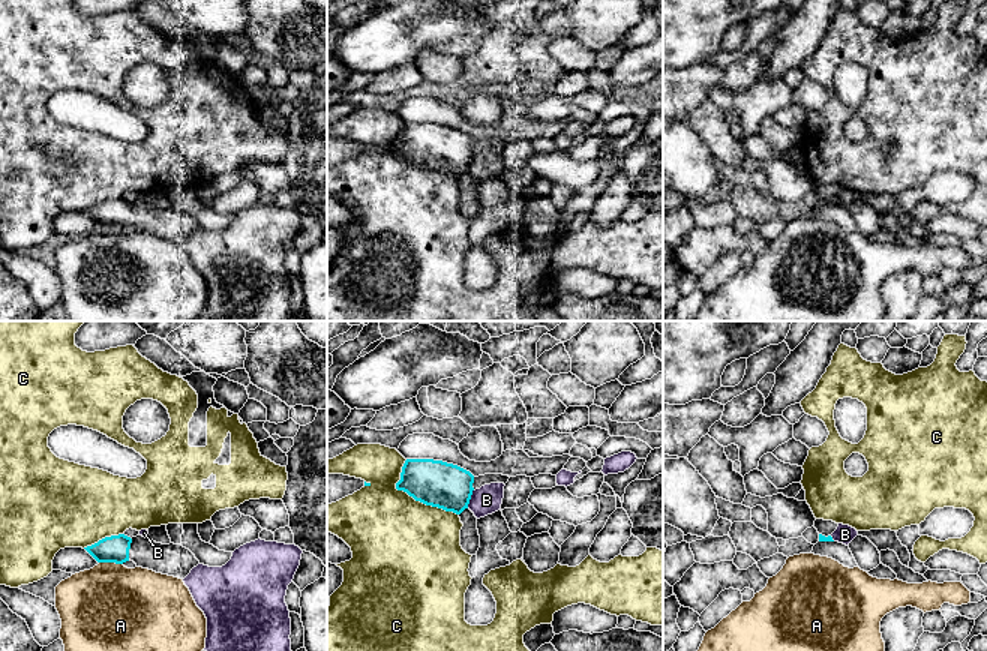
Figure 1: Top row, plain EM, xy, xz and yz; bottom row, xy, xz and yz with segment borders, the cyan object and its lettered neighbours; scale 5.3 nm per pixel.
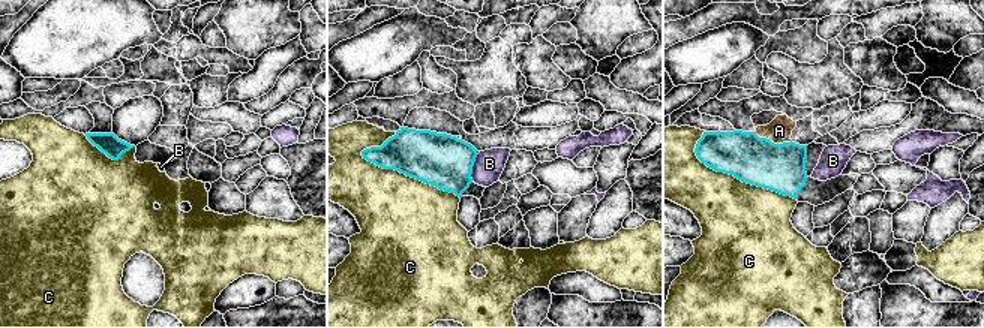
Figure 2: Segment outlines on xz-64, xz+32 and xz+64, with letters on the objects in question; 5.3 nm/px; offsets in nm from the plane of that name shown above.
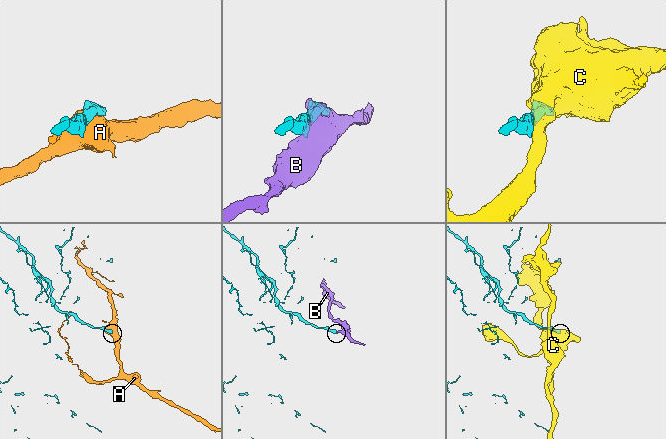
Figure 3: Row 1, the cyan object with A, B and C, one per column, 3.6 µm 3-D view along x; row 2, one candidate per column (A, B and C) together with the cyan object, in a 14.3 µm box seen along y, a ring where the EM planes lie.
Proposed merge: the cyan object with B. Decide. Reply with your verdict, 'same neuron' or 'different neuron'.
different neuron

